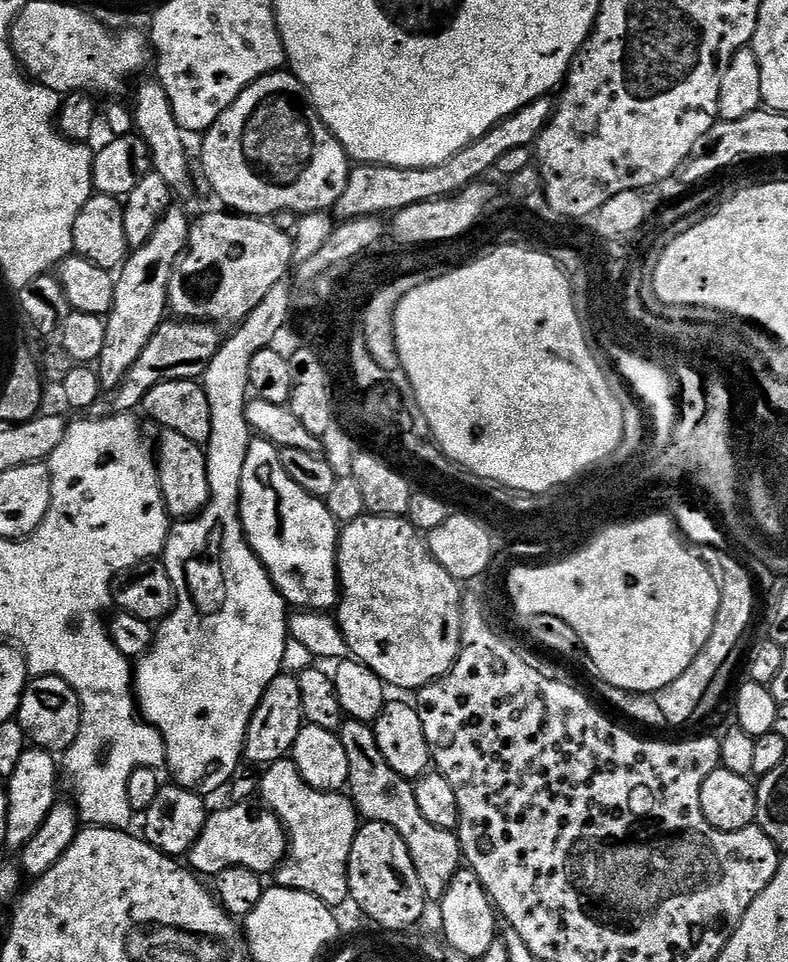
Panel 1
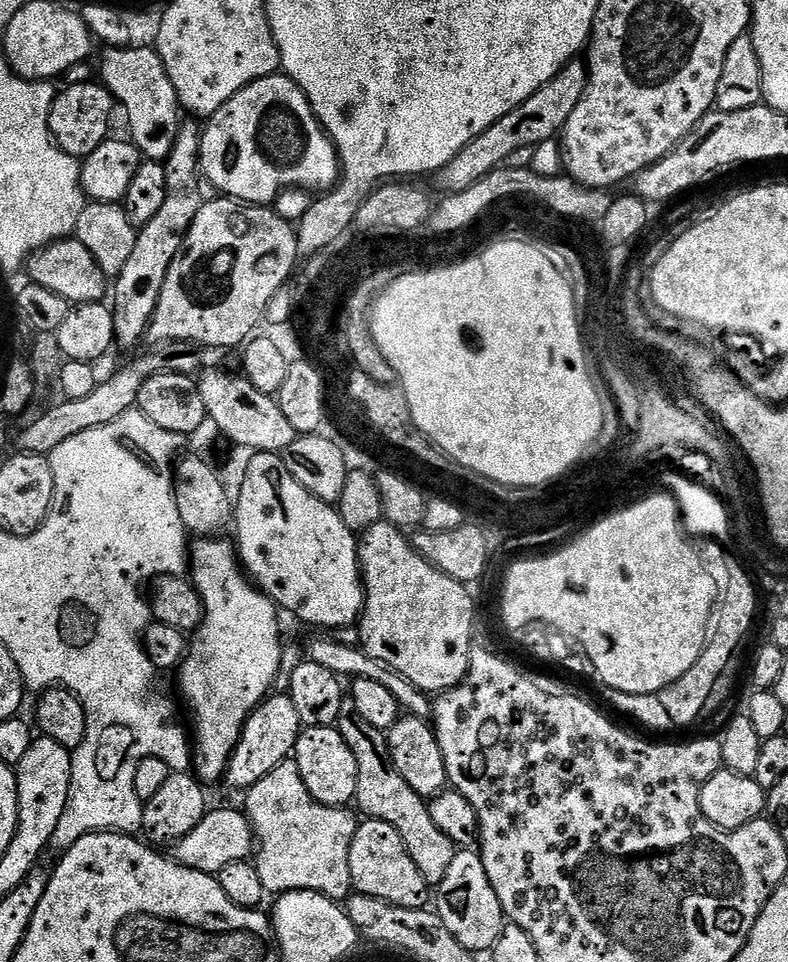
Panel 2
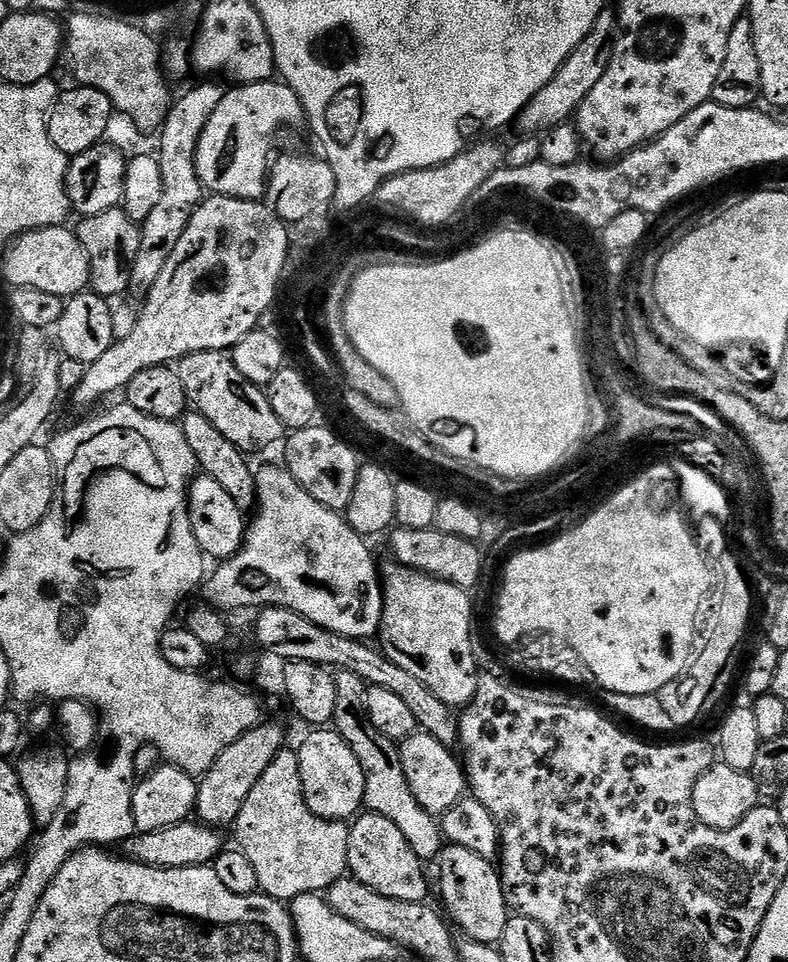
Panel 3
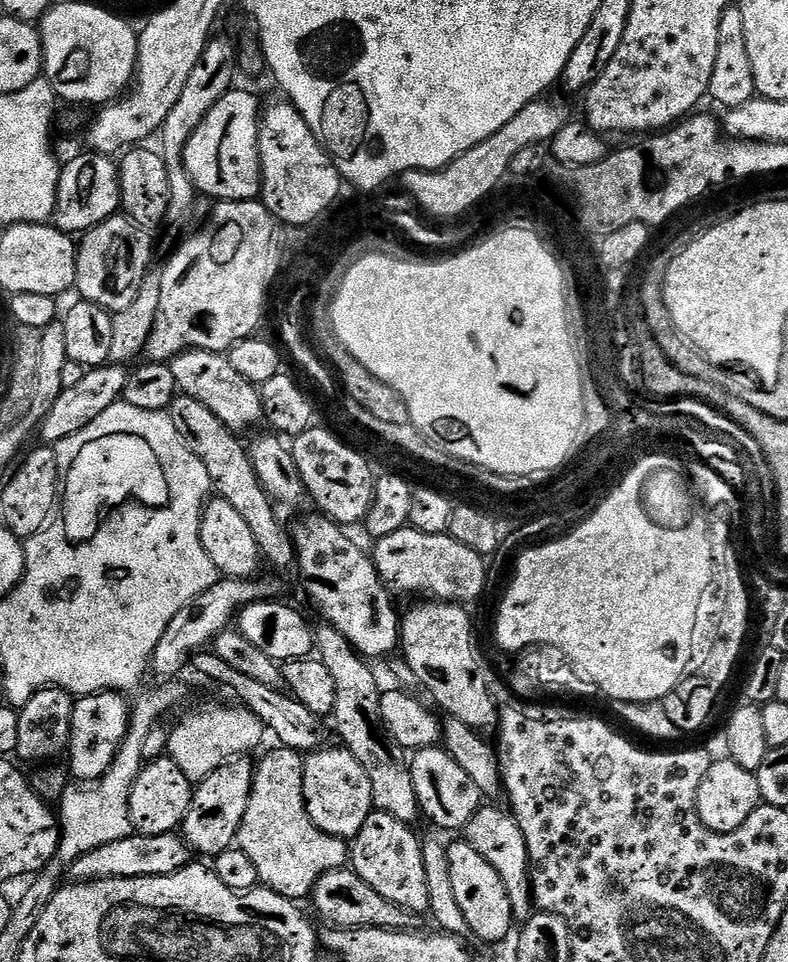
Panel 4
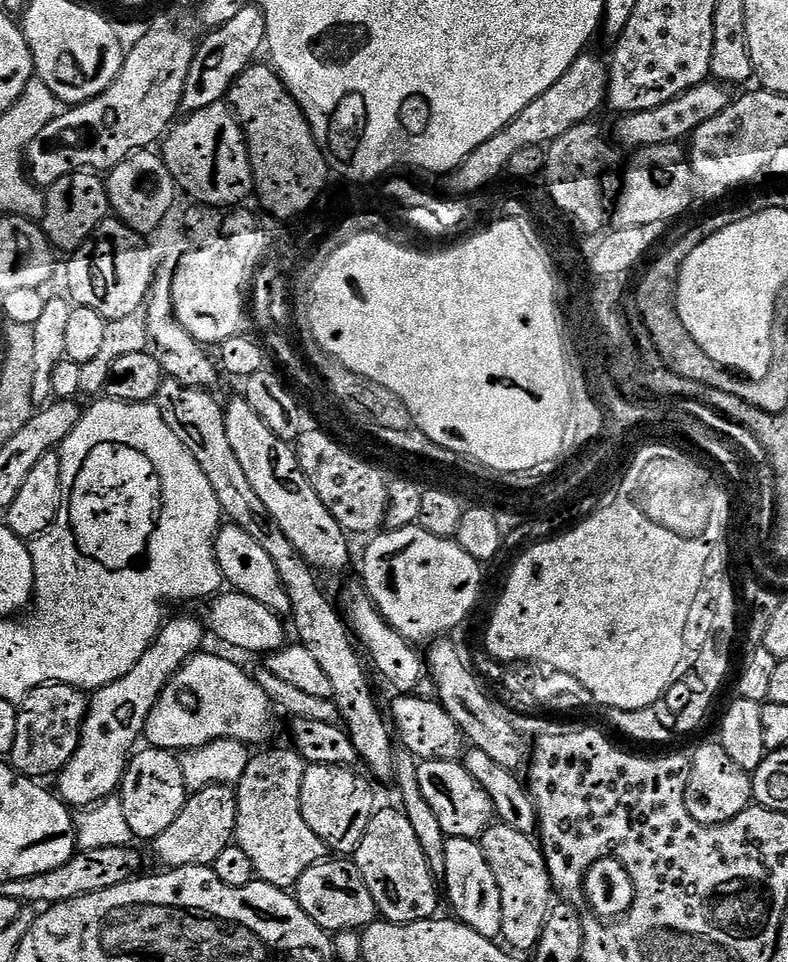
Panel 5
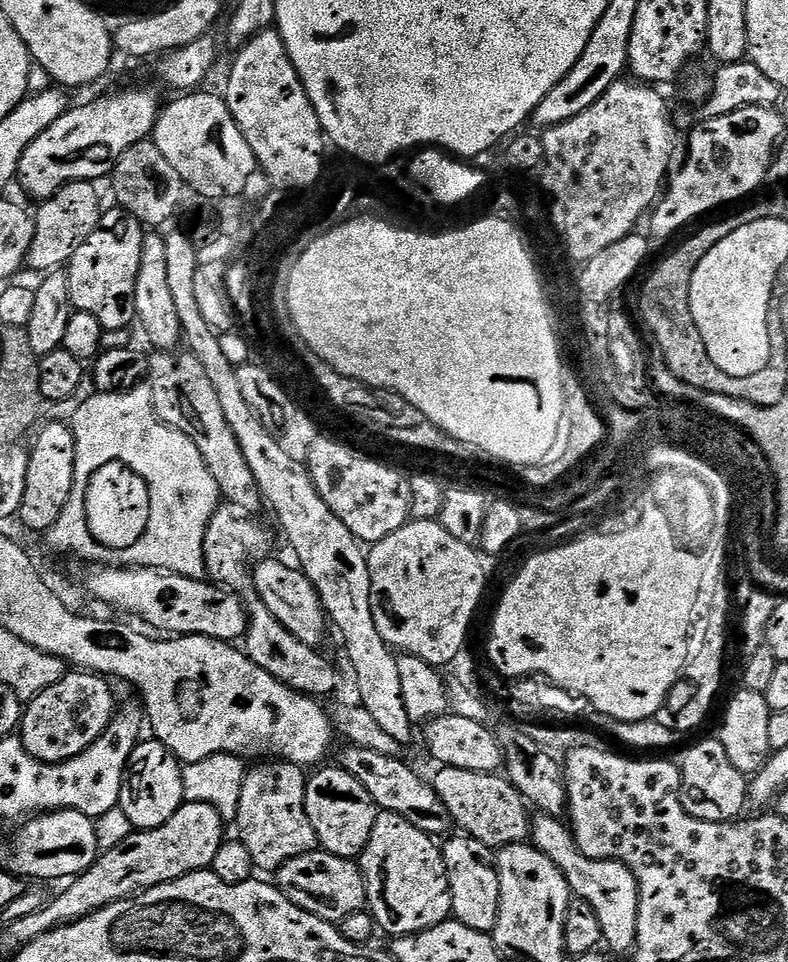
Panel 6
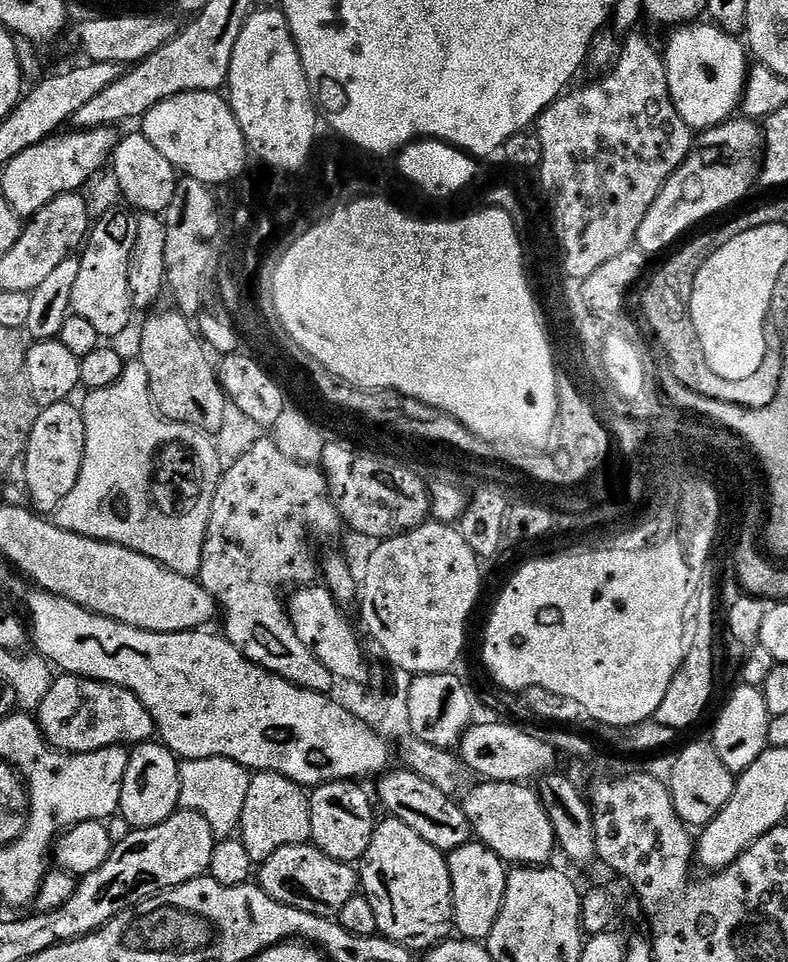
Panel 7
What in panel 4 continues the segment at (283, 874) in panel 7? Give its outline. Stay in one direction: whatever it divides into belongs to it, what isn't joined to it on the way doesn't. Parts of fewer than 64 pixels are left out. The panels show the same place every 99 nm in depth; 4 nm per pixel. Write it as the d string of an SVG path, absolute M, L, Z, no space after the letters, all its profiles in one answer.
M345 866L338 870L330 870L318 878L310 897L310 903L316 907L316 912L329 925L341 930L354 928L386 928L390 932L408 930L413 927L413 917L405 912L402 906L382 898L374 890L374 886L366 886L362 878L351 867Z

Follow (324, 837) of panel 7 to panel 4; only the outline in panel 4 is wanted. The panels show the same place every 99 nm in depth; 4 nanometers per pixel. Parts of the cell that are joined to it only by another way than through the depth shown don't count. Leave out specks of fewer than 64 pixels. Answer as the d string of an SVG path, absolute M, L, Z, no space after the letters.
M325 746L304 756L304 801L306 810L318 826L331 836L351 841L362 830L362 822L373 812L370 777L362 770L362 762L343 746Z

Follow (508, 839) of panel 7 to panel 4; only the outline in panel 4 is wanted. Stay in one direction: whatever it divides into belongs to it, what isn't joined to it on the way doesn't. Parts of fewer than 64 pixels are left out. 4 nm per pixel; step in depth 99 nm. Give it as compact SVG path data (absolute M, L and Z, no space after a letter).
M433 746L413 751L410 756L412 777L414 778L414 794L420 803L420 811L429 816L440 828L456 828L462 830L474 818L474 814L482 806L482 797L478 786L466 775L466 770L450 758L443 747Z

